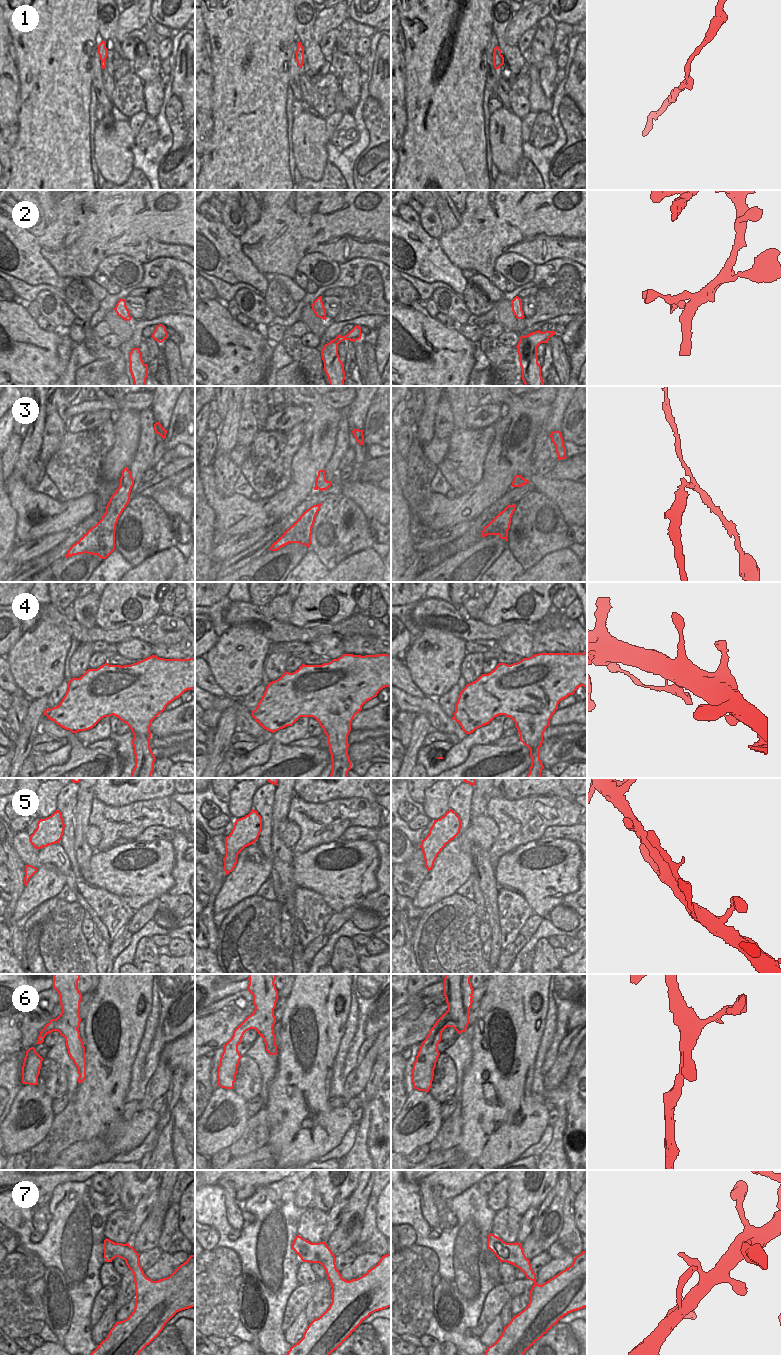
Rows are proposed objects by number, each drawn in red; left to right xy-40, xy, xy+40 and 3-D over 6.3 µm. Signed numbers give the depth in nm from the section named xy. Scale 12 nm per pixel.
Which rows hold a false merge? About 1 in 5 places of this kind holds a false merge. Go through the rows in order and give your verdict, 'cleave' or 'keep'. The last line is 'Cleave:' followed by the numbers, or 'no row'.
1: keep
2: keep
3: cleave
4: keep
5: keep
6: keep
7: keep
Cleave: 3

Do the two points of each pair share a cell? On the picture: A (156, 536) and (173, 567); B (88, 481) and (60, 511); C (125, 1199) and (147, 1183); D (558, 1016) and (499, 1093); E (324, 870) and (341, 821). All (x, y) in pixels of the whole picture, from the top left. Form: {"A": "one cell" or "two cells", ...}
{"A": "two cells", "B": "two cells", "C": "one cell", "D": "two cells", "E": "two cells"}

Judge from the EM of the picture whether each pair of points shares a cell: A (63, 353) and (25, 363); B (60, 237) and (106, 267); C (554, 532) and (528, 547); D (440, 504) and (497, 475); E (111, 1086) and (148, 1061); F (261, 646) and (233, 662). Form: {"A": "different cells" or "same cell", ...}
{"A": "different cells", "B": "different cells", "C": "same cell", "D": "same cell", "E": "different cells", "F": "same cell"}

